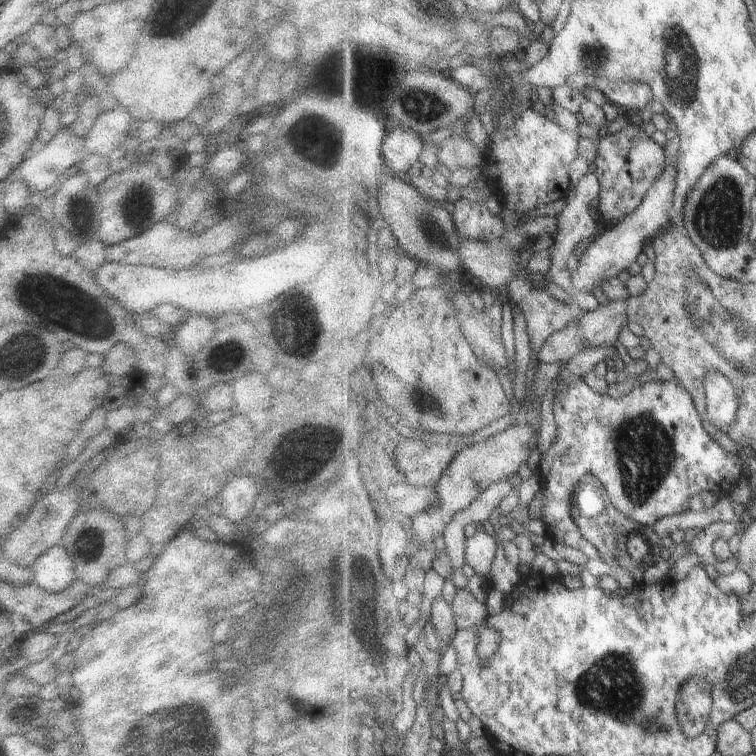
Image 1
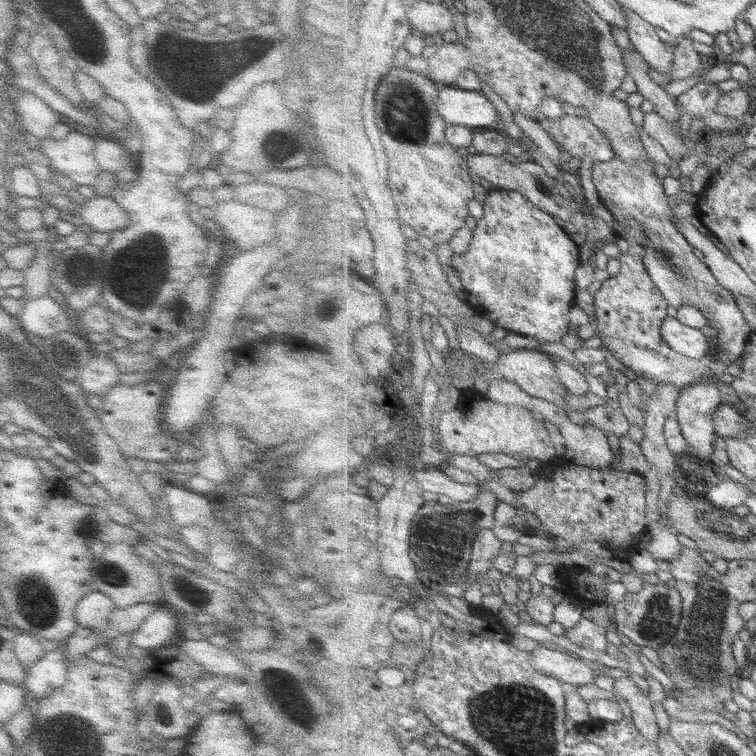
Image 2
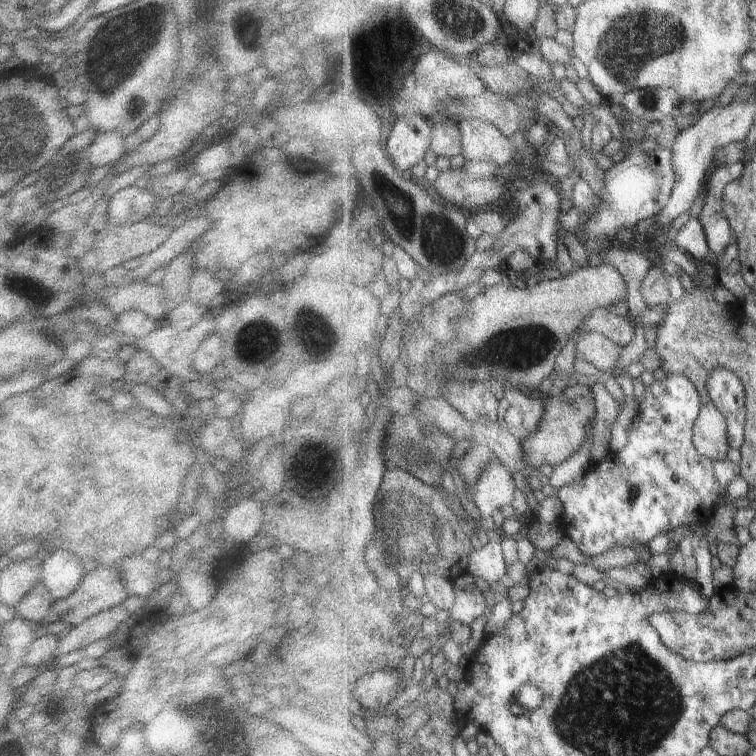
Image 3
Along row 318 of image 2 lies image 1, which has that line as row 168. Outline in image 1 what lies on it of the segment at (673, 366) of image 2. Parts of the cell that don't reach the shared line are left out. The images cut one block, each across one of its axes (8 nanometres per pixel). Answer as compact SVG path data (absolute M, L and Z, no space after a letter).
M629 123L619 132L601 138L595 163L601 185L597 211L611 220L622 221L642 205L653 184L663 176L667 158L664 146L659 146L641 125Z

